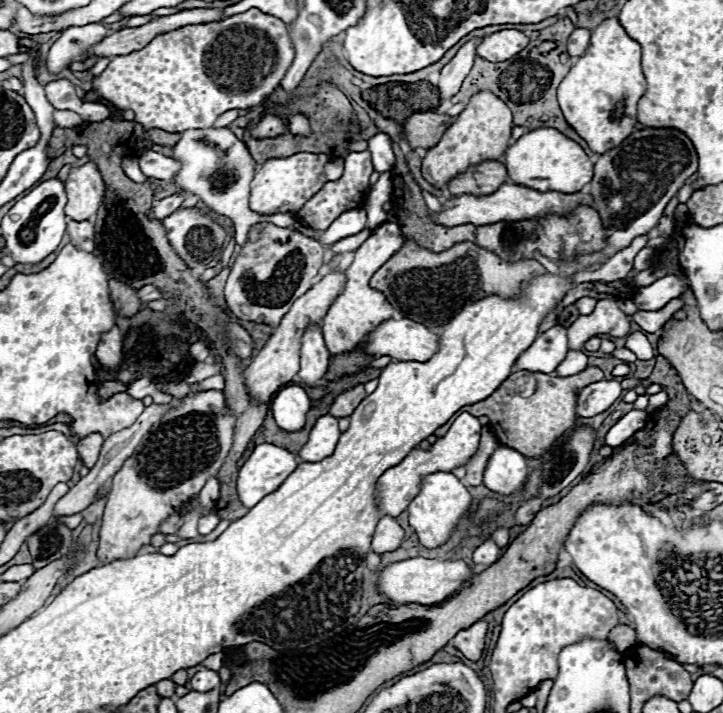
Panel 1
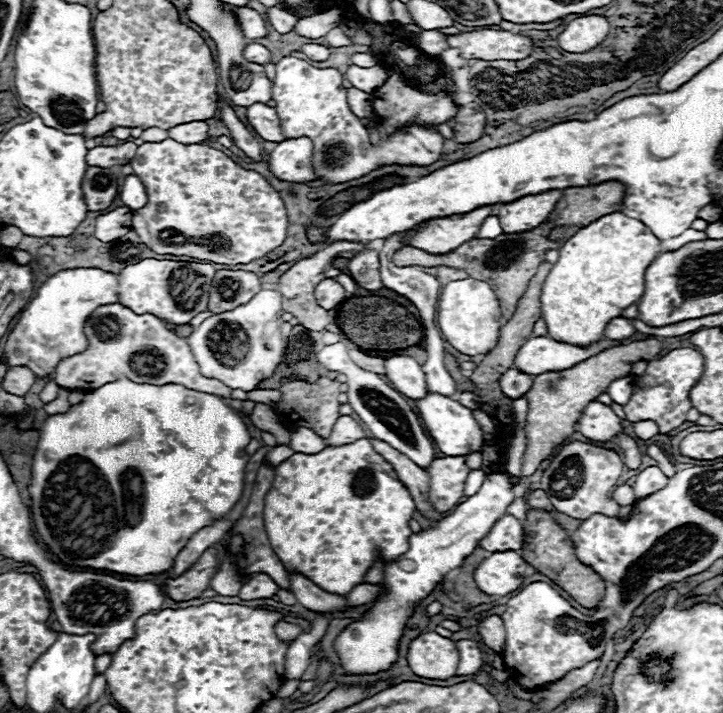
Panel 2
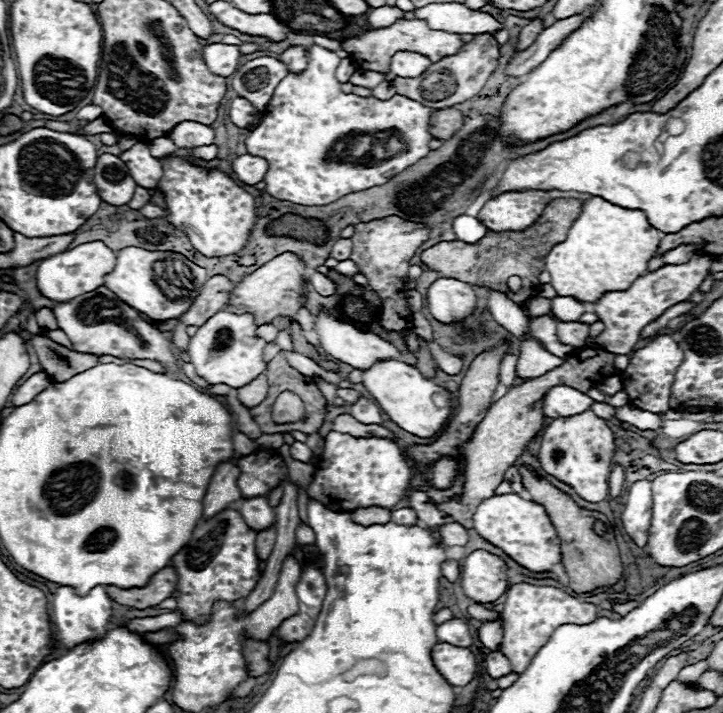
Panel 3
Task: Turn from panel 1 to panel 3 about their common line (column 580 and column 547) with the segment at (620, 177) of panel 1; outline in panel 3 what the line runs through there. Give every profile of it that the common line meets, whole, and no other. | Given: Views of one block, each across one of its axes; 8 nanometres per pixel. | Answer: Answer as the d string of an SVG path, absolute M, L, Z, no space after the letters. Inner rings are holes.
M590 196L582 200L580 216L570 226L566 240L556 244L544 260L552 278L550 284L558 296L596 302L604 292L626 290L638 276L646 274L648 260L656 254L660 240L662 232L648 222L642 210L622 208L602 196Z

